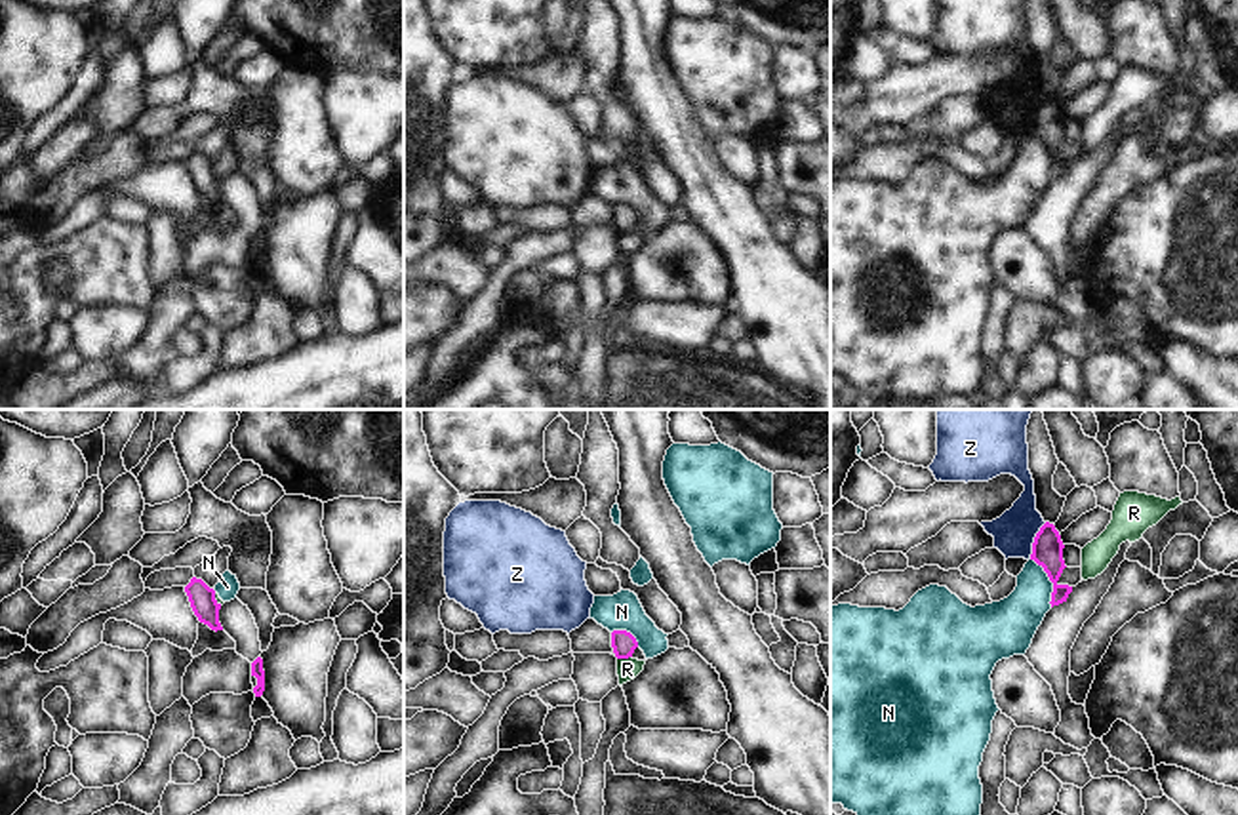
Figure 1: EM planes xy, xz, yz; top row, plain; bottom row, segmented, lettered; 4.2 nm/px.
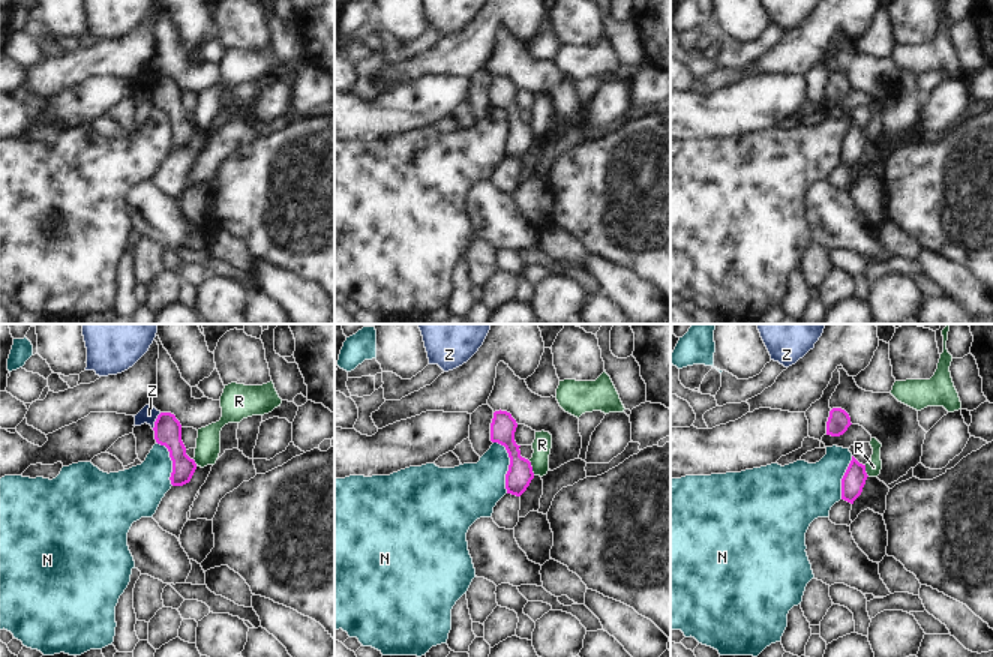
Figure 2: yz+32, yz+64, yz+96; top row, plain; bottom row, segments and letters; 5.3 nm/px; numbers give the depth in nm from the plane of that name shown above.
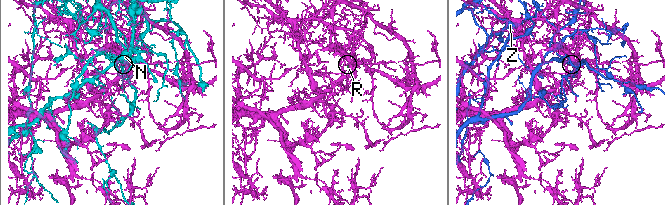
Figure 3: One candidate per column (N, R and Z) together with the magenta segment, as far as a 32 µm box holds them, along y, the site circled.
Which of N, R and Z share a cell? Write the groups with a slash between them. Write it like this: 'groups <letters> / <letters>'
groups N R / Z

